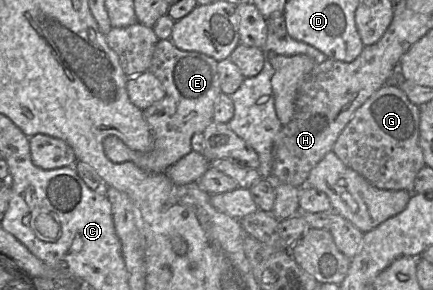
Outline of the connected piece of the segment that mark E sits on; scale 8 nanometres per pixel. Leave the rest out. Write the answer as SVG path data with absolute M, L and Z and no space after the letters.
M170 38L157 41L148 71L155 75L165 91L163 99L142 111L152 135L152 148L147 152L137 152L131 150L117 137L109 136L103 141L103 150L105 156L113 163L131 162L144 172L161 174L166 173L170 167L192 151L191 139L193 135L203 134L205 128L213 121L213 110L221 89L217 61L199 52L180 50Z

